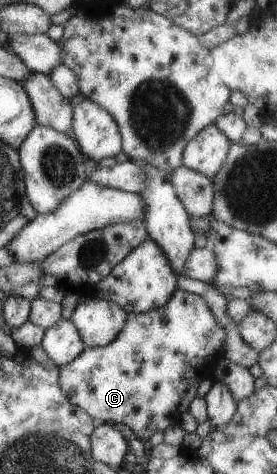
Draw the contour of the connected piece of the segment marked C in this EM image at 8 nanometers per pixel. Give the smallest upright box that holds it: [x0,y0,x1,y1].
[58,289,225,442]

